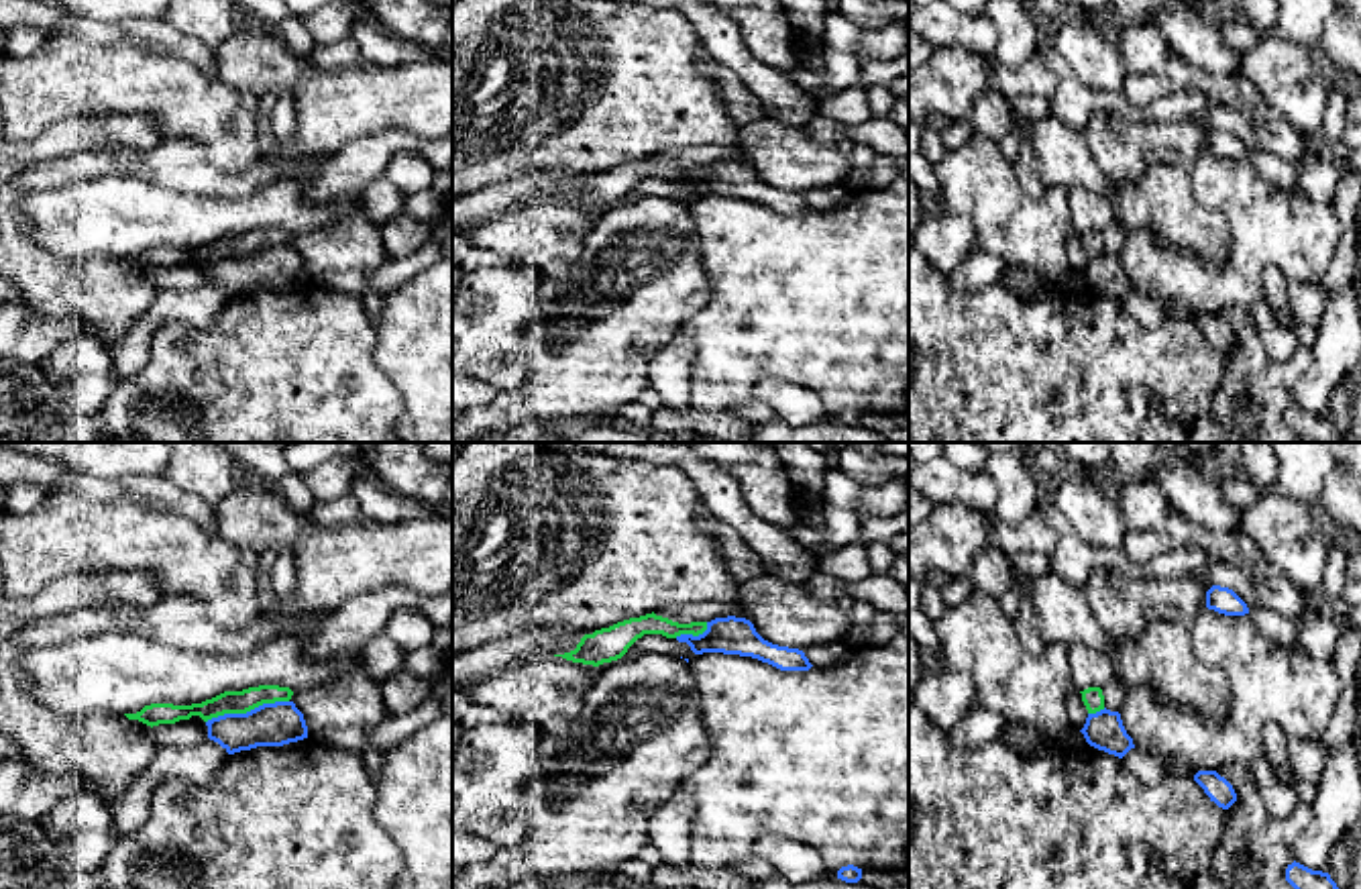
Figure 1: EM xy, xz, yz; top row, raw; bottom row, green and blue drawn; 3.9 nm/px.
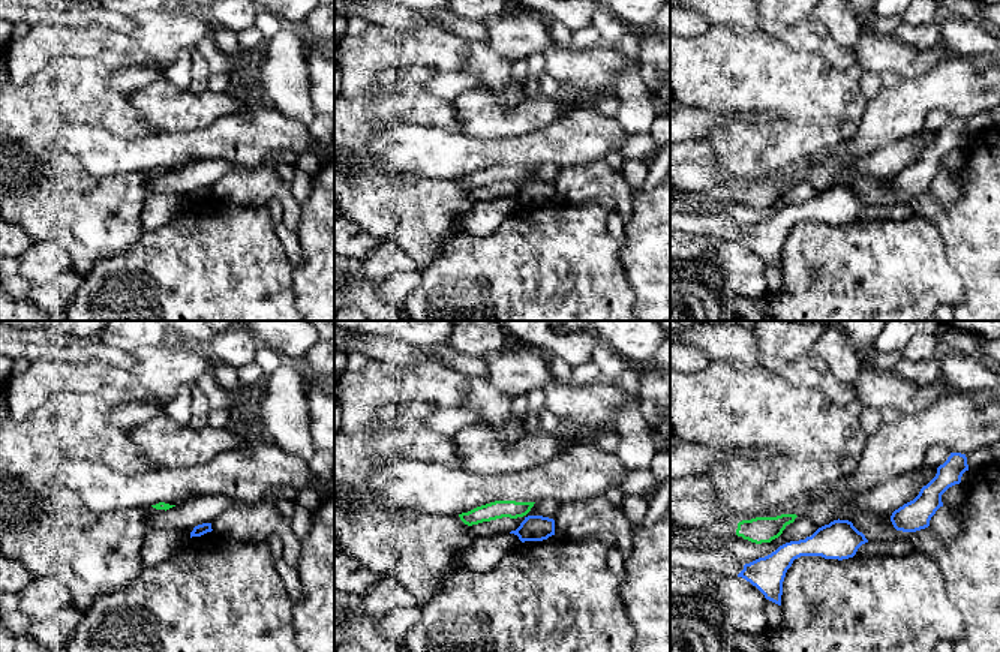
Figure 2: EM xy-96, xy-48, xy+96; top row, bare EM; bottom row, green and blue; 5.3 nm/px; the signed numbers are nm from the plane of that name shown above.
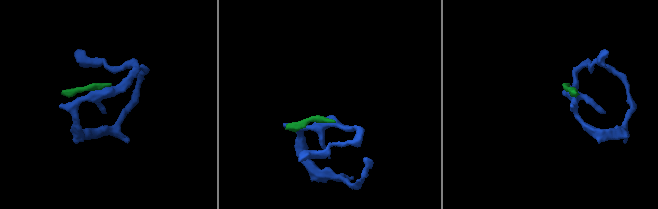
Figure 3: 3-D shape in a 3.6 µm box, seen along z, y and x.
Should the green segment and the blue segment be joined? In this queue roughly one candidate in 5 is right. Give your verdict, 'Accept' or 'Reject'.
Reject

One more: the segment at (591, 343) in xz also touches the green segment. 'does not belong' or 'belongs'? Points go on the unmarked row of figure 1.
does not belong

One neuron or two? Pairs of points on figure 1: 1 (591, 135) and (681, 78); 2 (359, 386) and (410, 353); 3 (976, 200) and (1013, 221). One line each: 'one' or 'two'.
1: one
2: two
3: one

